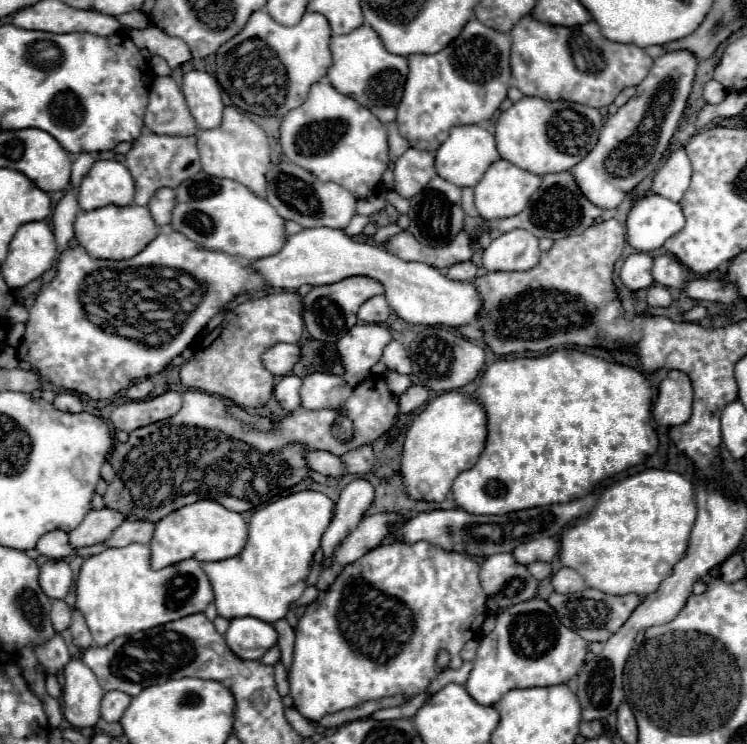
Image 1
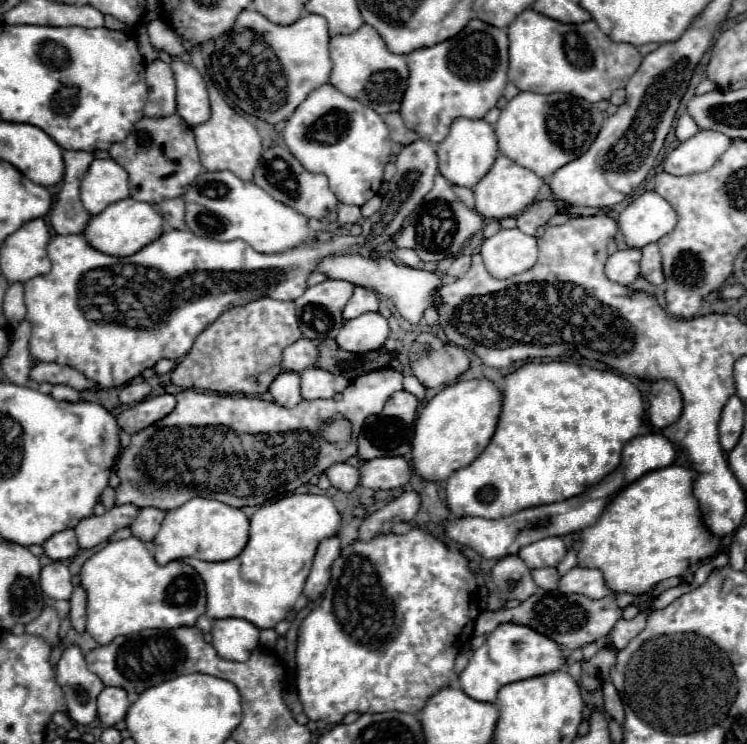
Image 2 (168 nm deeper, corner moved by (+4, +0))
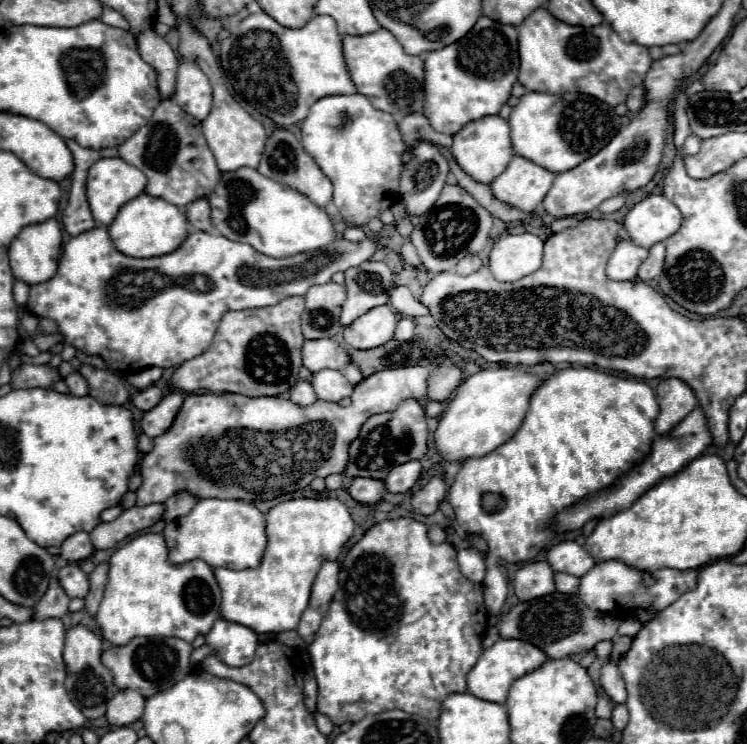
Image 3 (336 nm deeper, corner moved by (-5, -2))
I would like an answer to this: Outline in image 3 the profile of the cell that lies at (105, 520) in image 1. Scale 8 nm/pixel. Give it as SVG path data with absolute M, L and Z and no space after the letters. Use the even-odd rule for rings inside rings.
M145 505L125 509L115 521L99 523L89 535L95 549L113 549L117 543L127 539L129 535L143 531L161 519L163 505Z

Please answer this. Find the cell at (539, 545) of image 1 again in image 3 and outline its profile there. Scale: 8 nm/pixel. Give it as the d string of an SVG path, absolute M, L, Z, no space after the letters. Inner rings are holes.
M559 541L551 545L545 553L545 559L553 571L563 571L575 577L585 575L595 565L591 555L587 555L587 551L575 541Z

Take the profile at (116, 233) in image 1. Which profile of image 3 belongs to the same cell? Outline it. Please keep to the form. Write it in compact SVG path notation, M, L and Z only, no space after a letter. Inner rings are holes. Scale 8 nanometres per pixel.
M143 193L119 209L117 217L107 227L107 231L109 231L109 237L113 239L115 247L119 251L123 251L123 255L157 257L157 255L175 251L175 247L179 247L179 243L183 243L183 239L187 237L189 225L179 207Z

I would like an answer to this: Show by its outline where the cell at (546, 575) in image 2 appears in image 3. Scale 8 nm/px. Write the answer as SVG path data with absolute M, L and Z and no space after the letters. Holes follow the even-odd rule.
M555 573L555 587L561 593L573 595L573 593L577 593L579 579L575 575L569 575L569 573Z

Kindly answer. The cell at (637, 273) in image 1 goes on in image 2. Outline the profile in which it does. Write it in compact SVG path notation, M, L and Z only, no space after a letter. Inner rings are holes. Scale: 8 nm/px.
M622 249L608 257L604 271L610 281L632 285L640 277L640 249Z

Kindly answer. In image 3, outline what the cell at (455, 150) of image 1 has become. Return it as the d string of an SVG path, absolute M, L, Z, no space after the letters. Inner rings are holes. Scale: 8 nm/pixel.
M499 115L475 119L467 123L459 133L453 135L451 155L457 161L457 165L477 183L491 183L497 175L501 175L507 167L507 163L513 157L513 147L509 139L509 125Z

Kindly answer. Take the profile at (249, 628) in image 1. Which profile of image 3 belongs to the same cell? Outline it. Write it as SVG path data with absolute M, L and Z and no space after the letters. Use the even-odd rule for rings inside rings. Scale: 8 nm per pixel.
M217 619L207 633L207 645L229 667L243 667L253 661L257 649L257 633L245 625Z

